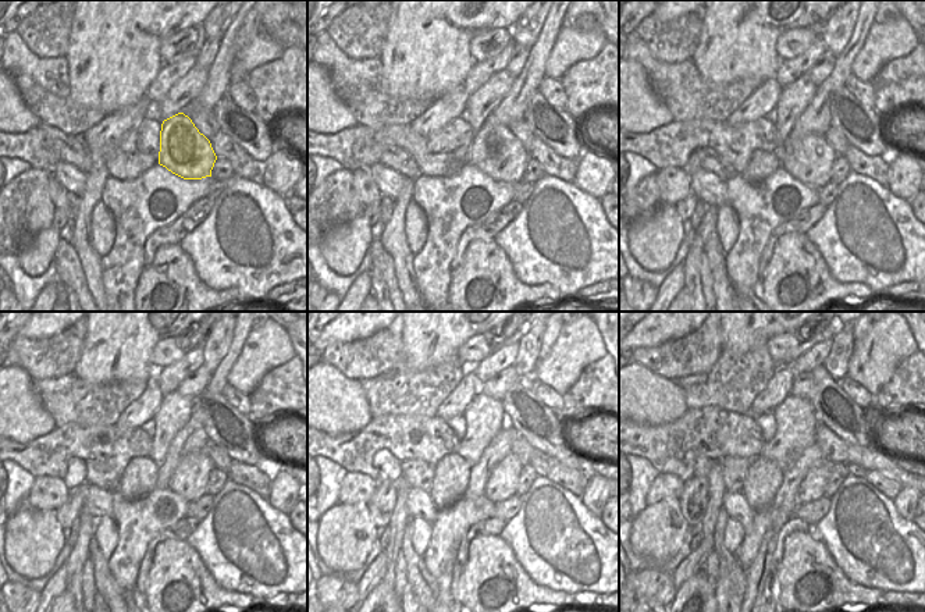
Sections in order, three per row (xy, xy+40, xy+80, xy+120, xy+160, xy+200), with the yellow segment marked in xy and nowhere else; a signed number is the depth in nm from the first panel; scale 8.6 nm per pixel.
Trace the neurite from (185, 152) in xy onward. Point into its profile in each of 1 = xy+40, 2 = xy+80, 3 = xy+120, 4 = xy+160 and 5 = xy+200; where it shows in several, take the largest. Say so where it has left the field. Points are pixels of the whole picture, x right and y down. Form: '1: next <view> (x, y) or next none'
1: next xy+40 (494, 150)
2: next xy+80 (810, 162)
3: next xy+120 (189, 480)
4: next xy+160 (502, 481)
5: next xy+200 (813, 487)

